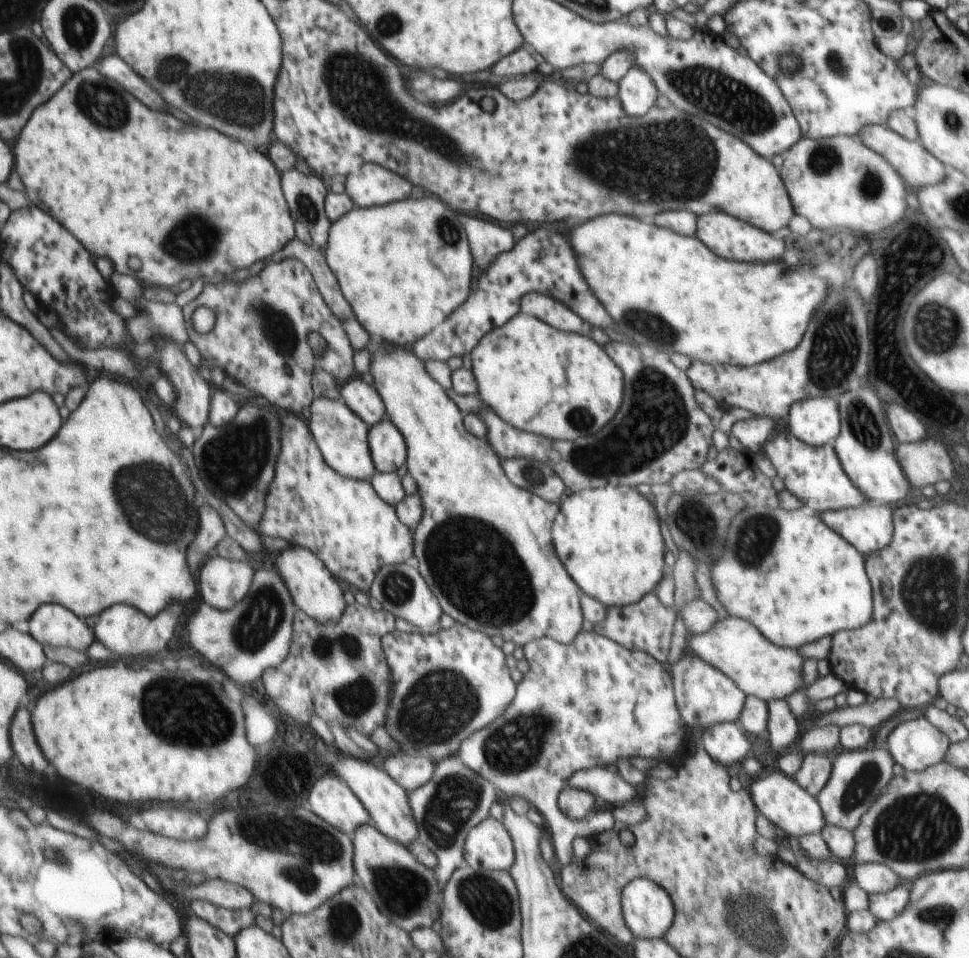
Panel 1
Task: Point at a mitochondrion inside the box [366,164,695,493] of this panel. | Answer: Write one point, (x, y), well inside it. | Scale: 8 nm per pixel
(658, 419)

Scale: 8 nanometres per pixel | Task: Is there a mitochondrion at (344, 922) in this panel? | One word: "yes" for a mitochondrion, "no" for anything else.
yes

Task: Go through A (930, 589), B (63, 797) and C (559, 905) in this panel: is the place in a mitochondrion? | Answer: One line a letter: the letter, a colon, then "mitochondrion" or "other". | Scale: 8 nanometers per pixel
A: mitochondrion
B: other
C: other

